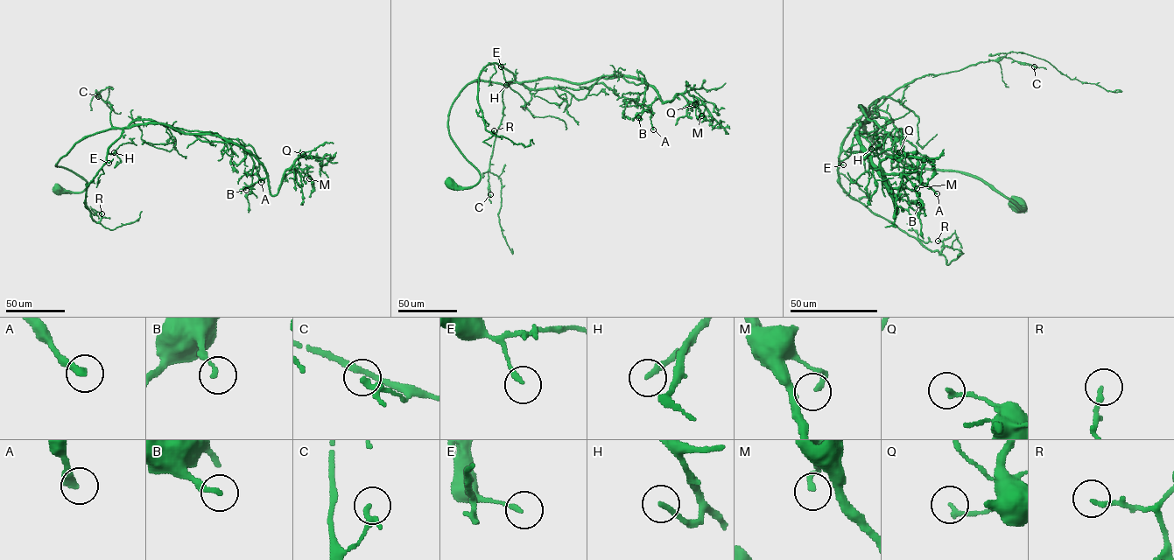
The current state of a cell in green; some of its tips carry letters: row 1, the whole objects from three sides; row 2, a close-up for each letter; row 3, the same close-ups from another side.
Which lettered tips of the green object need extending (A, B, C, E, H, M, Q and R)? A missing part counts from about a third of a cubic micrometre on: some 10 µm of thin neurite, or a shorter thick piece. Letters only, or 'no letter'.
no letter

